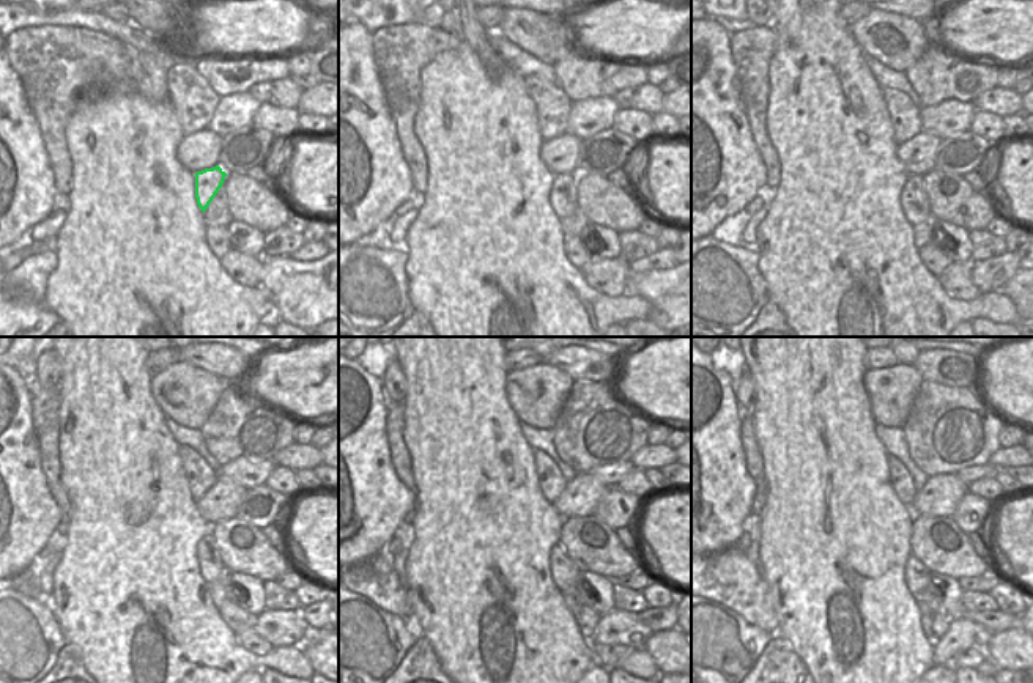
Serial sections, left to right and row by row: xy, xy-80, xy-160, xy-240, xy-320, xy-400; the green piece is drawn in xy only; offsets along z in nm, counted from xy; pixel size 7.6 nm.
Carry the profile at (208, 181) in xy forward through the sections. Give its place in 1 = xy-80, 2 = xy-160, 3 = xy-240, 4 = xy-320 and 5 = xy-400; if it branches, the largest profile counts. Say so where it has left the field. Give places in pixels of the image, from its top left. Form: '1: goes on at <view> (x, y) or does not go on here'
1: goes on at xy-80 (562, 197)
2: goes on at xy-160 (914, 200)
3: goes on at xy-240 (210, 564)
4: goes on at xy-320 (564, 573)
5: goes on at xy-400 (915, 575)

